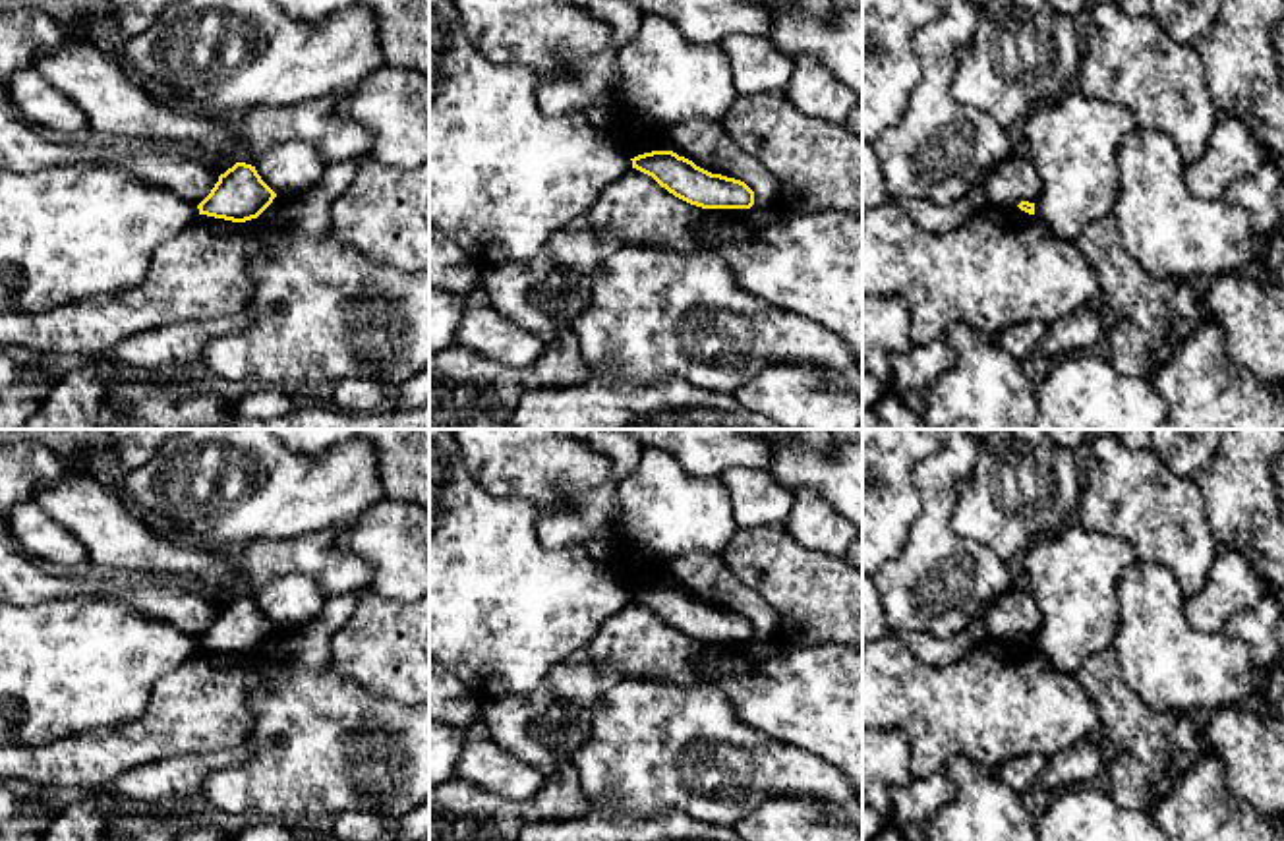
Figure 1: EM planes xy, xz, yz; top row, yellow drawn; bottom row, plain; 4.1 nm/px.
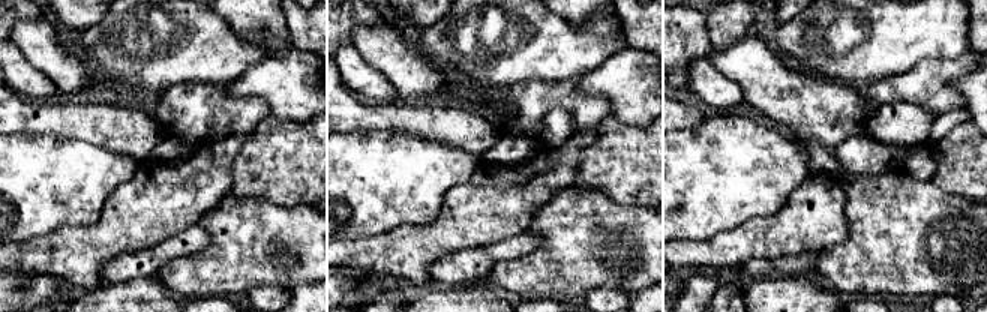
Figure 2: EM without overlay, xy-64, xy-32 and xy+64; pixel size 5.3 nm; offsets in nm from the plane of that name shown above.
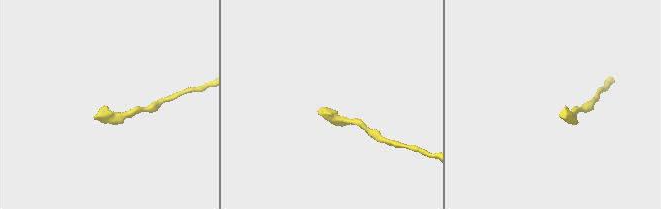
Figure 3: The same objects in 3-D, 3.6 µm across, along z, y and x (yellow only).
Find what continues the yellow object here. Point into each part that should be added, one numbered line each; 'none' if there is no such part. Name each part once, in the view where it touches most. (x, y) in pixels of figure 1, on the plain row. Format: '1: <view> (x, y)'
none

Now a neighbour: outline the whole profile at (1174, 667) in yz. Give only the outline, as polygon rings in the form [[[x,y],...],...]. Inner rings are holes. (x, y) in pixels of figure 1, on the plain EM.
[[[1137,561],[1118,580],[1118,638],[1114,648],[1124,681],[1154,711],[1222,710],[1241,706],[1255,684],[1251,650],[1226,632],[1195,630],[1183,611],[1185,595],[1176,576],[1156,563]]]

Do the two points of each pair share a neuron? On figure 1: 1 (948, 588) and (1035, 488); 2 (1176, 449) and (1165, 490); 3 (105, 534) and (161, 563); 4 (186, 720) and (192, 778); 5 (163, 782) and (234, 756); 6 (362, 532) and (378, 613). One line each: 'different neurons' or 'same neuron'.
1: different neurons
2: different neurons
3: same neuron
4: different neurons
5: same neuron
6: different neurons

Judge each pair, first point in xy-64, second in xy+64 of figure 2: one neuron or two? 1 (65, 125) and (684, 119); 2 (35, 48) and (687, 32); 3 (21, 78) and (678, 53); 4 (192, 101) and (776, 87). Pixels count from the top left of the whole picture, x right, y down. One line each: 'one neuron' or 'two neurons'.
1: one neuron
2: two neurons
3: two neurons
4: two neurons

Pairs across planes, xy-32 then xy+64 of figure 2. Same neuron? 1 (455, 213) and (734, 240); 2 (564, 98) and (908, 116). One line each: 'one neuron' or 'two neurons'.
1: one neuron
2: two neurons

